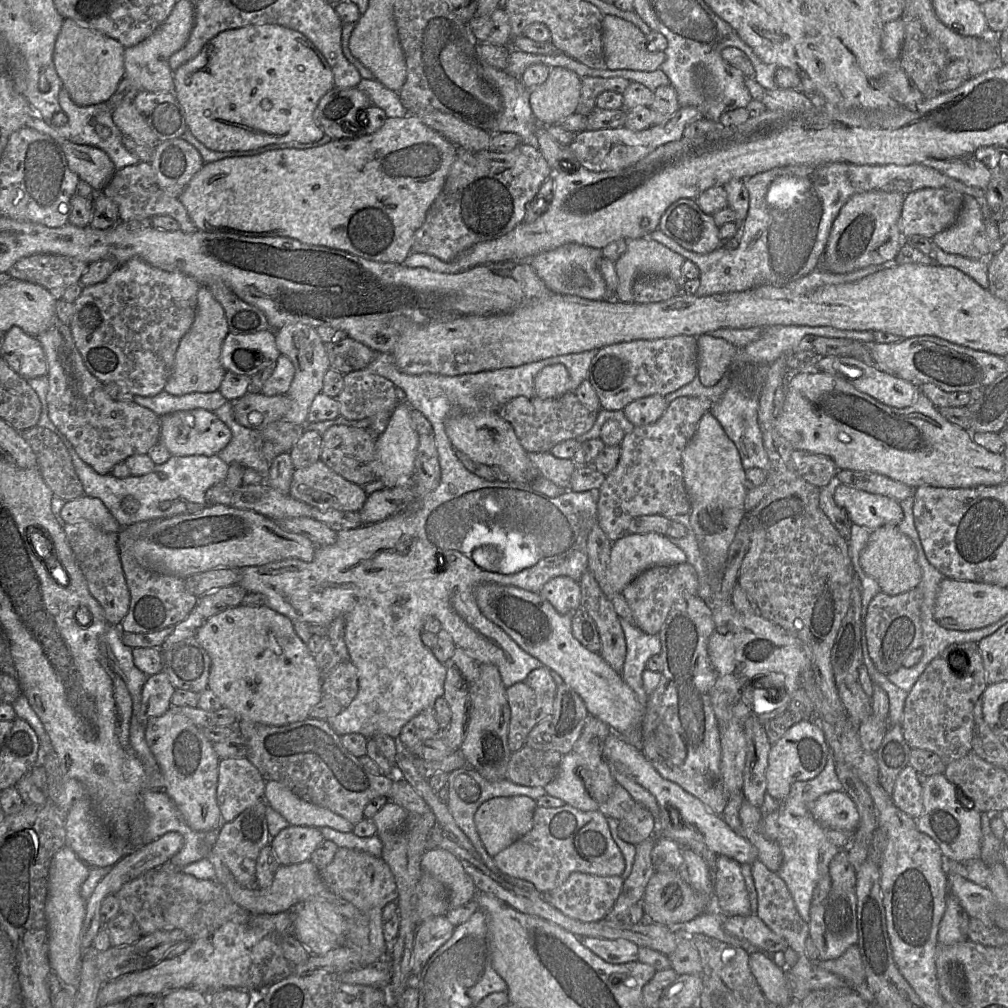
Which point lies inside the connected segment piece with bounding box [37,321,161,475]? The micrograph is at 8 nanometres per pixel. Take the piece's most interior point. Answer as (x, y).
(103, 432)

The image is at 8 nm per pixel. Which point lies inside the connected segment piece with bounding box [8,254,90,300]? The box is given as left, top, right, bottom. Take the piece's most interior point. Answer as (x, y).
(56, 273)

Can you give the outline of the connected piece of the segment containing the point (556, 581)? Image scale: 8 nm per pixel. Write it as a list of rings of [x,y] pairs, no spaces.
[[[567,576],[551,579],[544,584],[540,596],[547,600],[559,614],[575,612],[581,602],[581,589],[578,581]]]

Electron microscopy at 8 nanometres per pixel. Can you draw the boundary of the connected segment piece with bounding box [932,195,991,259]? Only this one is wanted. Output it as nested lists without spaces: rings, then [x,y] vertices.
[[[964,195],[955,223],[937,233],[932,240],[943,252],[971,259],[989,259],[991,254],[986,236],[985,216],[983,202]]]

